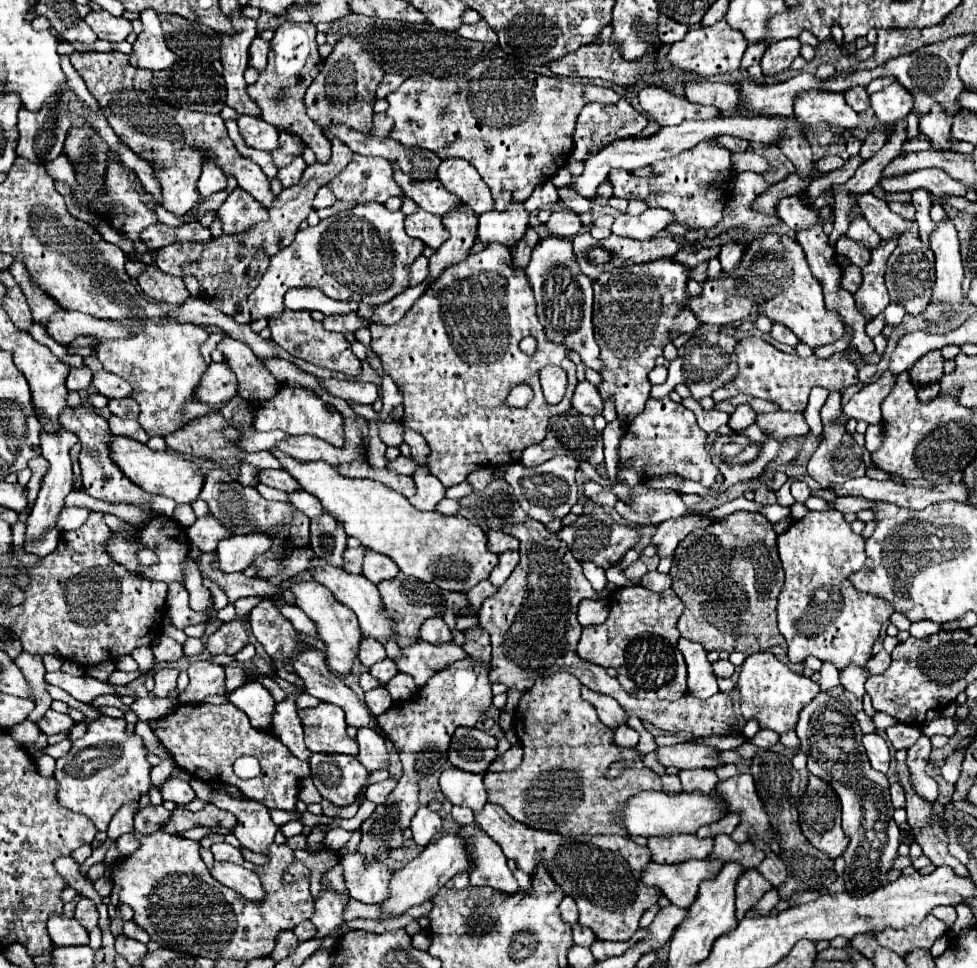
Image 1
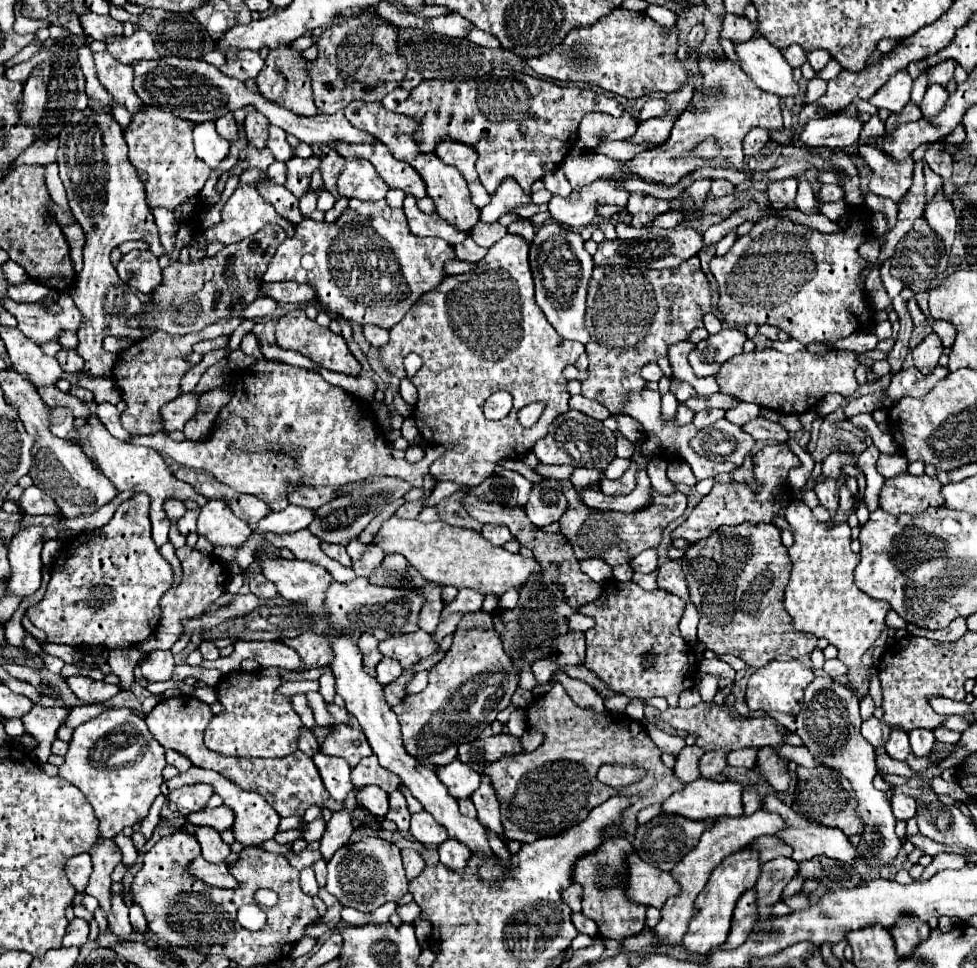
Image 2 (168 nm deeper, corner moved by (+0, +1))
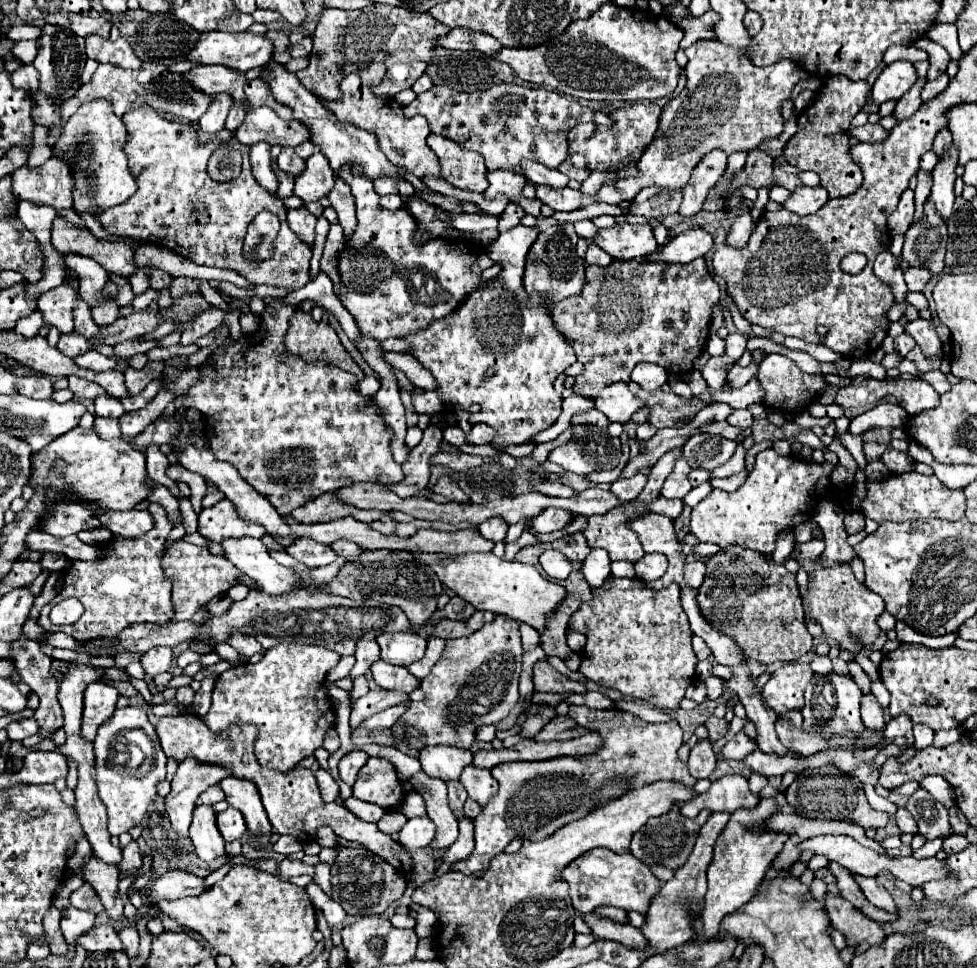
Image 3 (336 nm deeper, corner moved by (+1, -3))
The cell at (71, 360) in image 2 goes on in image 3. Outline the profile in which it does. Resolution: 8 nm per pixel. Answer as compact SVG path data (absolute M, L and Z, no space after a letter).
M69 333L69 335L61 335L59 343L57 343L57 349L67 355L69 359L75 359L77 355L83 355L89 351L89 343L83 335L79 333Z

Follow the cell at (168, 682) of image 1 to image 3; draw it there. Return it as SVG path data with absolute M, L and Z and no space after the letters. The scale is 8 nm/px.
M153 647L141 657L141 665L149 677L165 673L173 661L173 651L169 647Z

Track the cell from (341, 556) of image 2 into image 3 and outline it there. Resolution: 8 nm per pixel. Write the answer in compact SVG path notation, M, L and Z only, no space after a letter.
M305 537L303 541L295 541L295 545L289 545L285 551L307 567L323 567L337 559L337 553L331 547Z

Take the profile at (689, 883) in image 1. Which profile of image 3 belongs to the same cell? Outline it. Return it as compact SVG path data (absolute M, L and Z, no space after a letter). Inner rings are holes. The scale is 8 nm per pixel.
M609 849L587 851L583 857L577 857L573 863L569 863L559 879L567 879L569 897L577 913L591 913L599 905L613 905L625 911L647 915L651 899L661 891L661 881L645 863L635 859L631 853L619 855ZM639 885L643 885L643 889L639 889Z

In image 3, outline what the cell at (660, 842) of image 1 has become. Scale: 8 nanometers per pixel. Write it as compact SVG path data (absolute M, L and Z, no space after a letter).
M671 807L669 813L665 815L659 815L659 817L651 817L635 835L633 835L633 841L631 841L631 853L643 861L645 865L649 867L655 867L655 865L661 865L661 867L667 867L667 869L673 869L677 871L679 867L685 865L693 845L695 845L695 839L697 839L697 833L699 829L705 825L705 821L709 819L711 811L701 811L695 819L687 819L679 813L679 807Z

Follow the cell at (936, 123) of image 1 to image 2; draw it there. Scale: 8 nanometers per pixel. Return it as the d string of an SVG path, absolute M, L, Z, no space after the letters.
M928 85L926 95L924 95L922 103L920 103L922 117L924 119L934 119L940 113L940 109L944 107L946 99L948 99L948 91L946 89L940 89L940 85Z

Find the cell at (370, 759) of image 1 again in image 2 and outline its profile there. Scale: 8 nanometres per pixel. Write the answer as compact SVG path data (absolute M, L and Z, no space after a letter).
M370 755L368 759L362 759L352 769L352 785L354 785L354 789L362 789L362 787L368 787L368 785L378 785L386 793L392 793L394 789L398 789L400 777L382 769L380 763L376 761L376 755Z

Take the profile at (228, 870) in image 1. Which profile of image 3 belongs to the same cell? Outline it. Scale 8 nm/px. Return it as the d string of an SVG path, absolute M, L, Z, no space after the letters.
M173 869L163 873L153 885L147 887L149 895L155 897L167 897L167 899L179 899L187 895L201 895L209 887L205 887L205 877L199 877L189 871Z

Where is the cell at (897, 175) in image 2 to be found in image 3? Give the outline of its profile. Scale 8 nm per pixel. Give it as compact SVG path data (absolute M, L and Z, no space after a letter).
M905 189L895 213L891 213L887 221L891 235L903 235L911 225L911 217L913 217L913 191Z

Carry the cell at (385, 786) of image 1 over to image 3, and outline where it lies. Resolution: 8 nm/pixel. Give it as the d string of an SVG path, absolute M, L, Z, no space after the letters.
M349 797L349 799L345 801L345 807L347 807L351 813L355 813L357 817L361 817L363 821L371 821L371 823L377 823L377 821L383 817L383 813L385 813L379 805L367 803L367 801L359 801L359 799L355 799L355 797Z

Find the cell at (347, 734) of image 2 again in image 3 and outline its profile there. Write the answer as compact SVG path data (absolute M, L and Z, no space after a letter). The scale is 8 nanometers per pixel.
M355 749L355 751L347 753L347 755L339 761L339 775L341 775L341 779L343 779L345 783L353 785L357 773L359 773L359 769L361 769L361 765L363 765L367 759L369 759L369 755L367 755L365 751L361 751L361 749Z

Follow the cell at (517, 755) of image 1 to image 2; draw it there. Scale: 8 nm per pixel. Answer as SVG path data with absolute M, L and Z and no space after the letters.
M526 731L522 735L522 747L524 747L524 751L538 749L542 745L542 741L544 741L544 735L542 733L536 733L536 731Z

